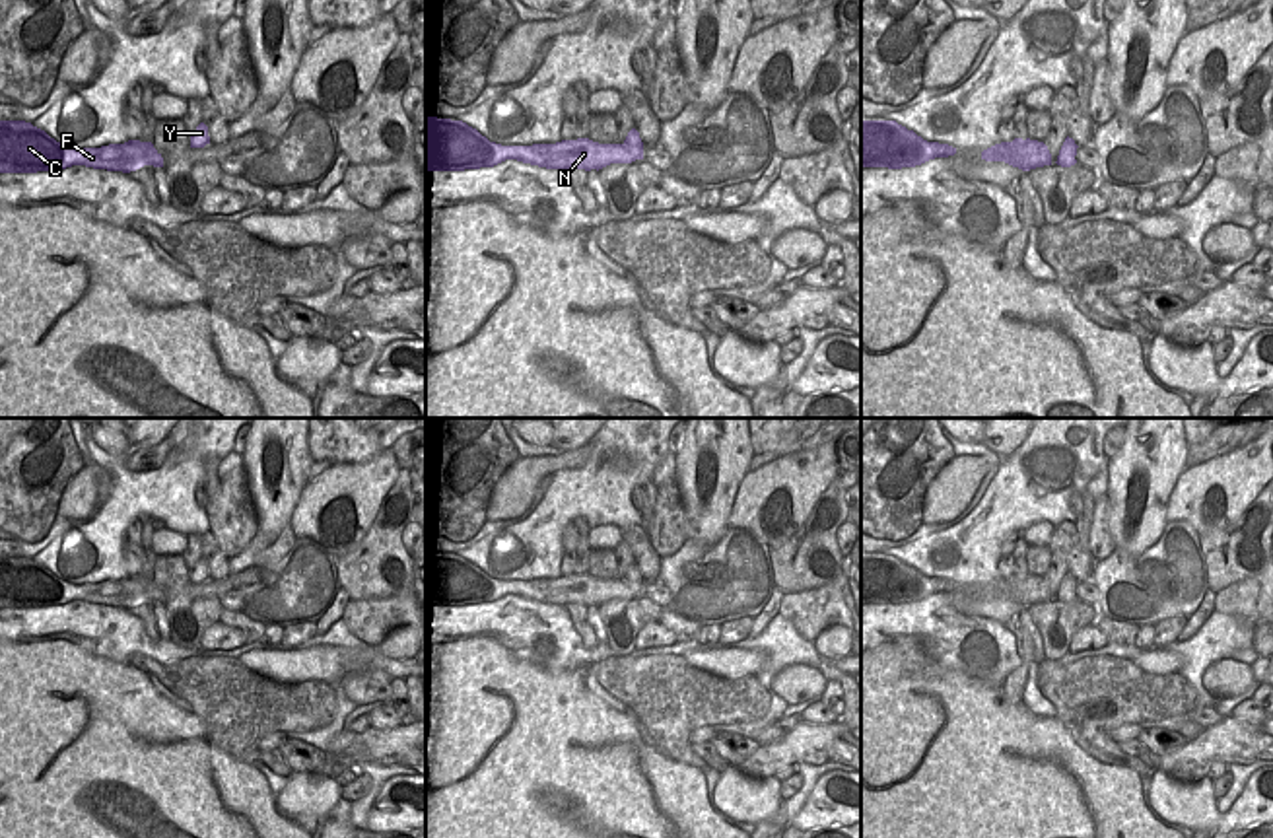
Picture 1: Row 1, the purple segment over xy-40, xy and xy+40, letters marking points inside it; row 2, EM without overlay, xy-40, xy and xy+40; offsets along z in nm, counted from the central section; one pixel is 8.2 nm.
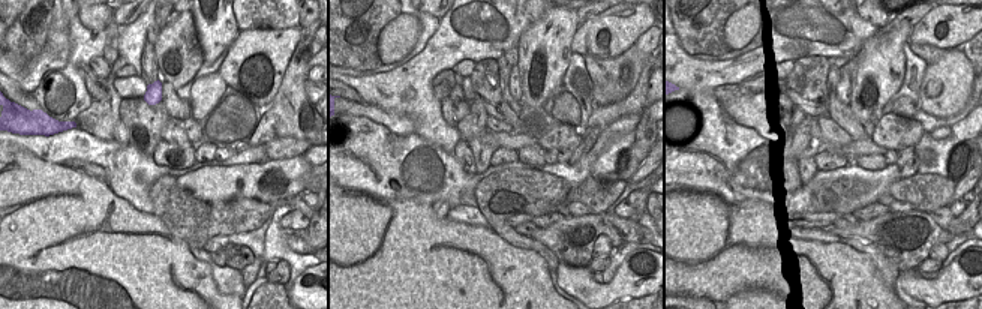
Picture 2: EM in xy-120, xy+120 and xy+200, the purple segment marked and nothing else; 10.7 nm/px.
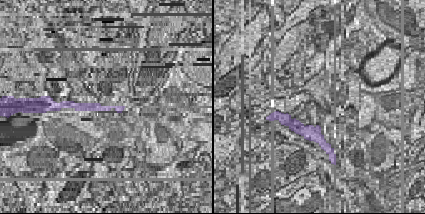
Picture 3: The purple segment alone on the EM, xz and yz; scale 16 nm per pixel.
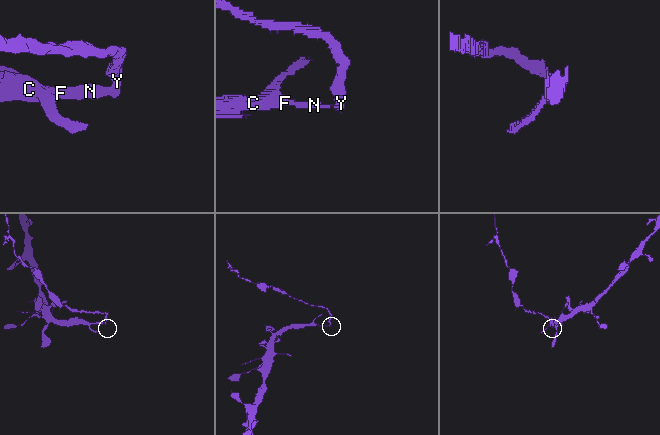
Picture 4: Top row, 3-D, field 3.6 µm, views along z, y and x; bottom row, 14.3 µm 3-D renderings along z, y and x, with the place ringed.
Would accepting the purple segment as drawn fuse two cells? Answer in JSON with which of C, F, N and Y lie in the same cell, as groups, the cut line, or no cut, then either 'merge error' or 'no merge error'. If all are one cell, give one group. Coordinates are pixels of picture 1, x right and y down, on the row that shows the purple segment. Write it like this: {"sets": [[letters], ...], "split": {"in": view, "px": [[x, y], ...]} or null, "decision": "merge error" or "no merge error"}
{"sets": [["C", "F", "N"], ["Y"]], "split": {"in": "xy", "px": [[624, 140], [632, 160]]}, "decision": "merge error"}

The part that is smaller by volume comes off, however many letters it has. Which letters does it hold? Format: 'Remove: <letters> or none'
Remove: Y

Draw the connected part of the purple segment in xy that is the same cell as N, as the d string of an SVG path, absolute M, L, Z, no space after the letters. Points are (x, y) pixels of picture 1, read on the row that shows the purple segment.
M426 117L426 171L464 171L494 167L505 159L546 169L602 169L632 163L624 144L599 144L589 138L556 144L501 146L463 121Z

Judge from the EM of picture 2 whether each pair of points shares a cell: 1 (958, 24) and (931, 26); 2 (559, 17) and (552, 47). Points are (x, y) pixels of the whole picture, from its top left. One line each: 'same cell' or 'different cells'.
1: same cell
2: same cell

